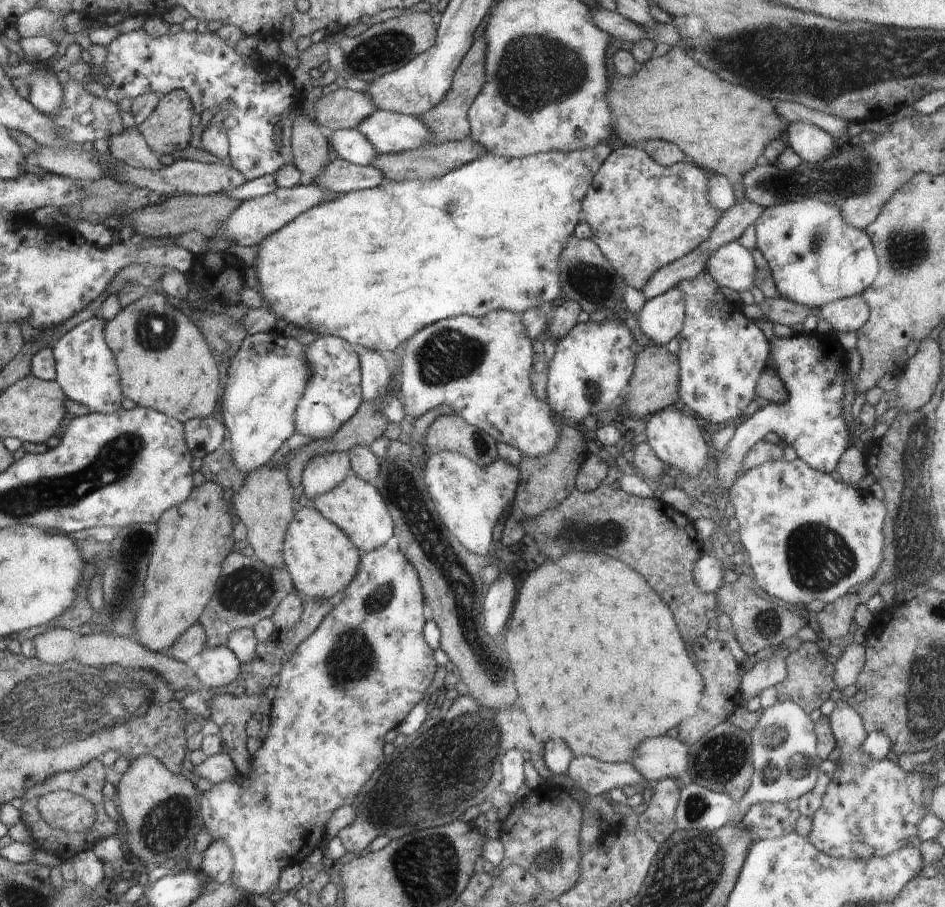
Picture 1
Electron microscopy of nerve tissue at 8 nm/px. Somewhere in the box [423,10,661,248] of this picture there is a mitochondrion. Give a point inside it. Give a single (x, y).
(534, 72)

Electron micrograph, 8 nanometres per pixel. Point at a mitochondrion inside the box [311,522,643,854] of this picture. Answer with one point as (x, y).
(474, 743)

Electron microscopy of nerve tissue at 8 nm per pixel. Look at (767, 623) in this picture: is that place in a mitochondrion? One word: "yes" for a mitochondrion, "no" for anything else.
yes

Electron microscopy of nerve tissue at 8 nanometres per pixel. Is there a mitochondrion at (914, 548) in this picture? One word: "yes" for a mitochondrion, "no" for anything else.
yes

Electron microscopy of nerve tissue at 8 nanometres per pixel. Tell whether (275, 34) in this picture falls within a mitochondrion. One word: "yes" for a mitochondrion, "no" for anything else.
no

